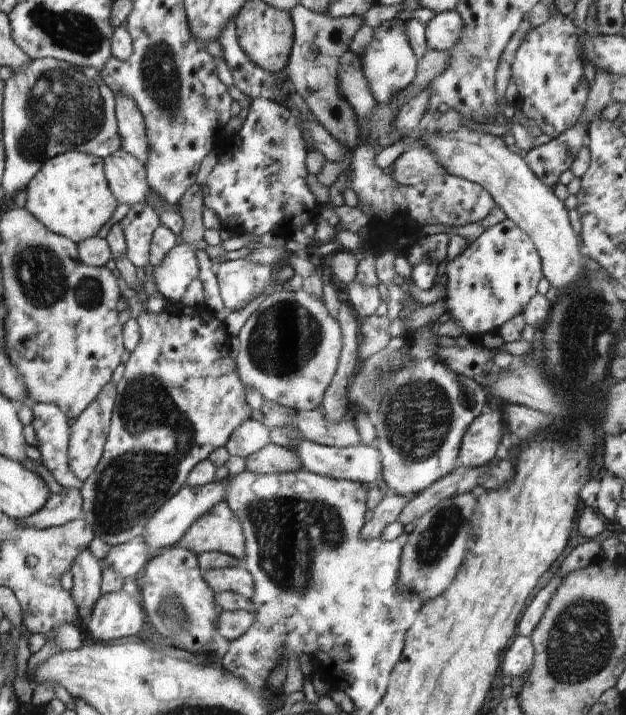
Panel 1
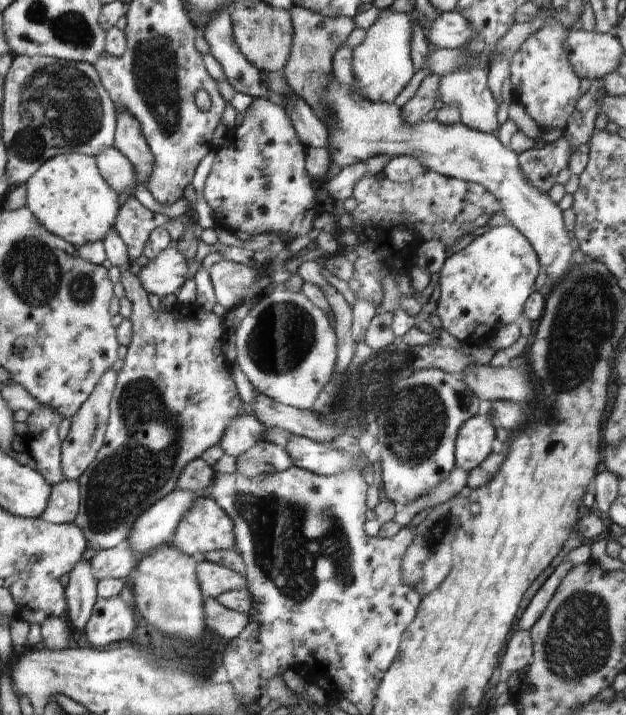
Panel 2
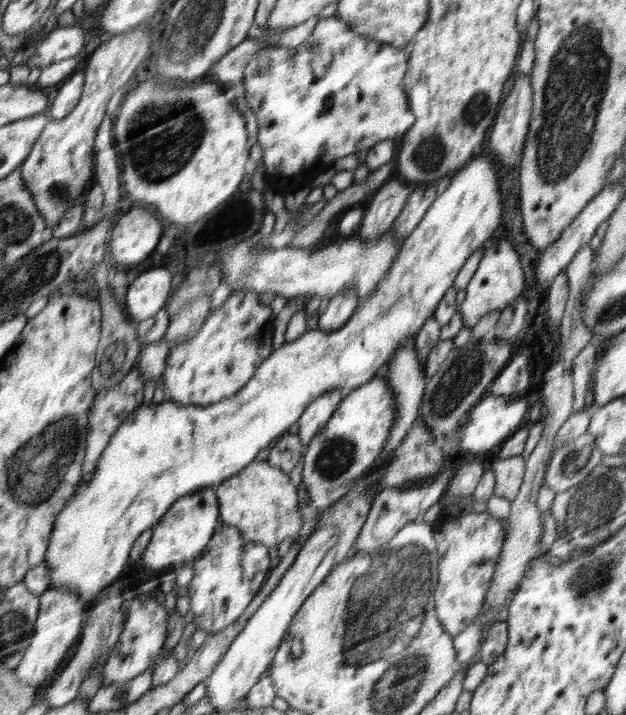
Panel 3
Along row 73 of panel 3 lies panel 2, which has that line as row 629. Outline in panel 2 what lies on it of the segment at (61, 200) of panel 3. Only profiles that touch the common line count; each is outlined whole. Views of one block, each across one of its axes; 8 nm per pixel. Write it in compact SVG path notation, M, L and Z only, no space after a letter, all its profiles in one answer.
M120 595L116 598L98 598L96 606L93 608L93 615L90 616L88 626L85 627L85 634L92 648L106 648L108 644L126 640L132 630L136 628L136 618L132 608L122 600Z

